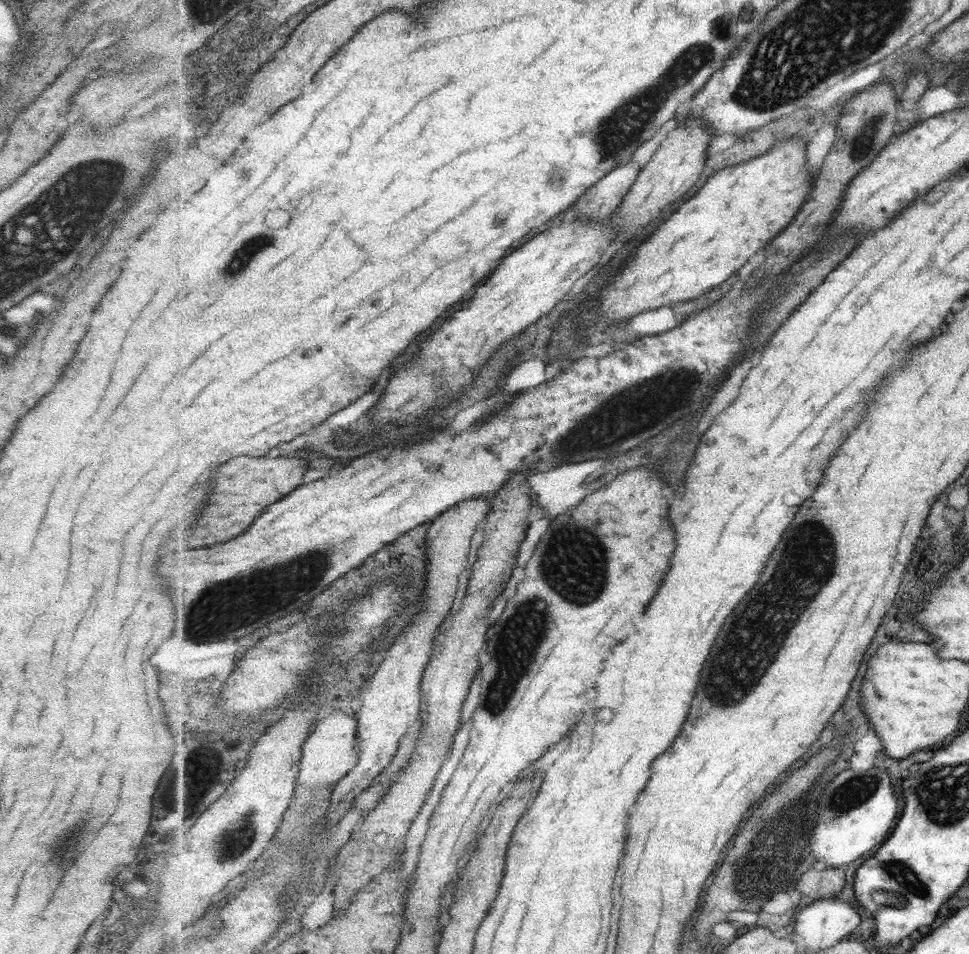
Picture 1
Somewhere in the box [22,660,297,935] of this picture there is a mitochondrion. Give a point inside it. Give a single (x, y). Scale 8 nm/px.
(226, 844)

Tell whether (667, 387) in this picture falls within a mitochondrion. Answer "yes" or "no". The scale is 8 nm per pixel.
yes

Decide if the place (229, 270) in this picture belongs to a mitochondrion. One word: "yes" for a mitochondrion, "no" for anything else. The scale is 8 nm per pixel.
yes

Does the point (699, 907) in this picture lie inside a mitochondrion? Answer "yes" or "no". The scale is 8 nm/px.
no

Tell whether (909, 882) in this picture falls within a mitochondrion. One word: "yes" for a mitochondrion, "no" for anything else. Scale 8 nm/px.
yes

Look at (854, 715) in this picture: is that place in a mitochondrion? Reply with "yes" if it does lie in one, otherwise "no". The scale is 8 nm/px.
no

